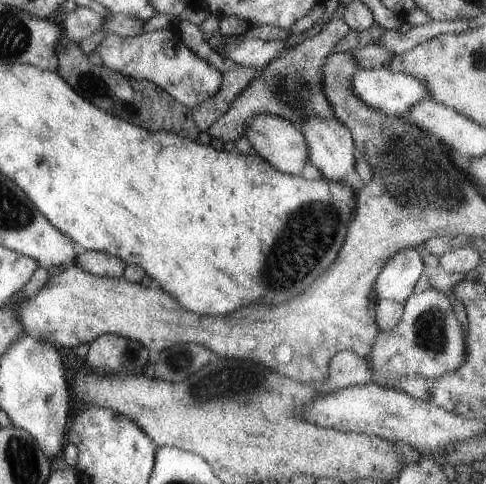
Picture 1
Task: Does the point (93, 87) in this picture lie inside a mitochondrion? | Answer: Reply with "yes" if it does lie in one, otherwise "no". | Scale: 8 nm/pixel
no

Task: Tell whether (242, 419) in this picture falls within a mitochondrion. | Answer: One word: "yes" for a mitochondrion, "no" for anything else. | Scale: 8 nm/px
no

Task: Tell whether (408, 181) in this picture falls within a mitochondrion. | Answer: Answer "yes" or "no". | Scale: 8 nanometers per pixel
yes

